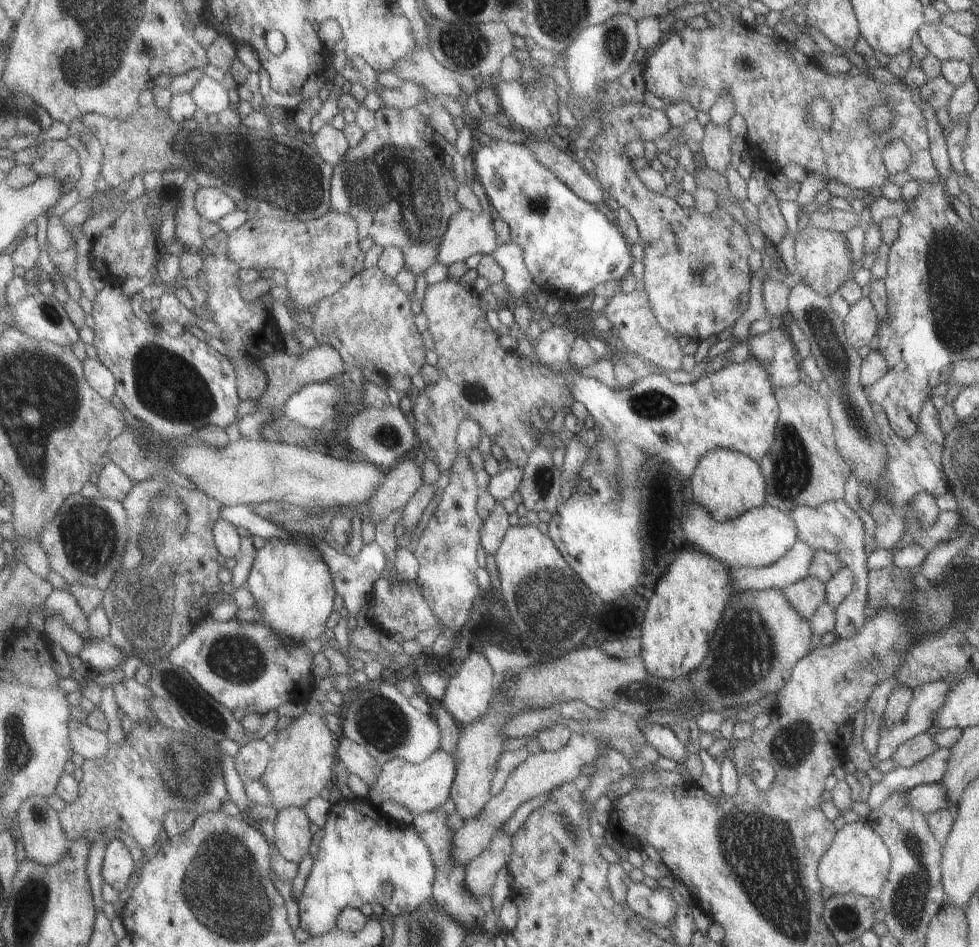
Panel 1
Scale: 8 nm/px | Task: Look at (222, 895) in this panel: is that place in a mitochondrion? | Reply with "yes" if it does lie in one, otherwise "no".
yes

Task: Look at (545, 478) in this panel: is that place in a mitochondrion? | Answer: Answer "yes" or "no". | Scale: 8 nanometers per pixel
yes

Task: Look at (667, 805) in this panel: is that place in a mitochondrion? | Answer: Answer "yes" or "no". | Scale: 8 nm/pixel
no

